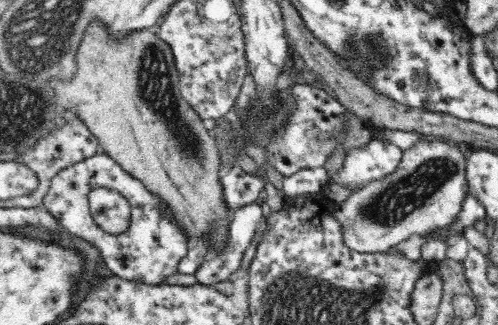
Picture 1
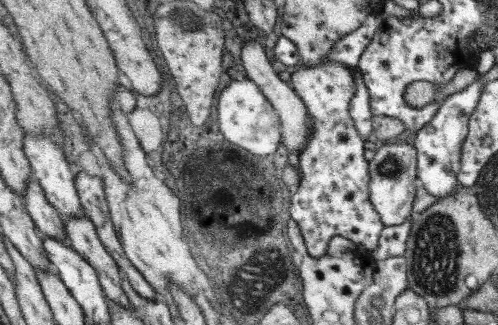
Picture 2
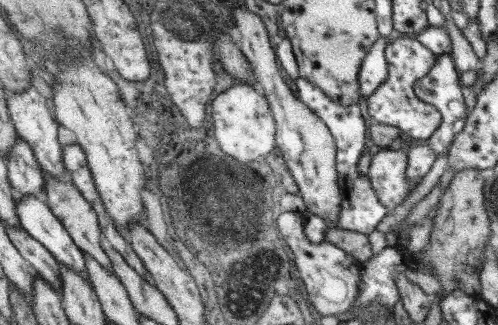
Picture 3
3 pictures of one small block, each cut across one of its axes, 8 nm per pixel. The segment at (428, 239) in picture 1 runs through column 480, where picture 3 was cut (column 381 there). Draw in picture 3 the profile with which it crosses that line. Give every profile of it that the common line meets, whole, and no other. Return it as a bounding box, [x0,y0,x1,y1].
[295,78,387,244]

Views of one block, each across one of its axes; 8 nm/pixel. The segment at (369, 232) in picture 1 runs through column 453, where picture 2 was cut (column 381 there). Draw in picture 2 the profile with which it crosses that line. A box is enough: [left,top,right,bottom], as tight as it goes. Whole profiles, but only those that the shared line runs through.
[367,144,417,226]

